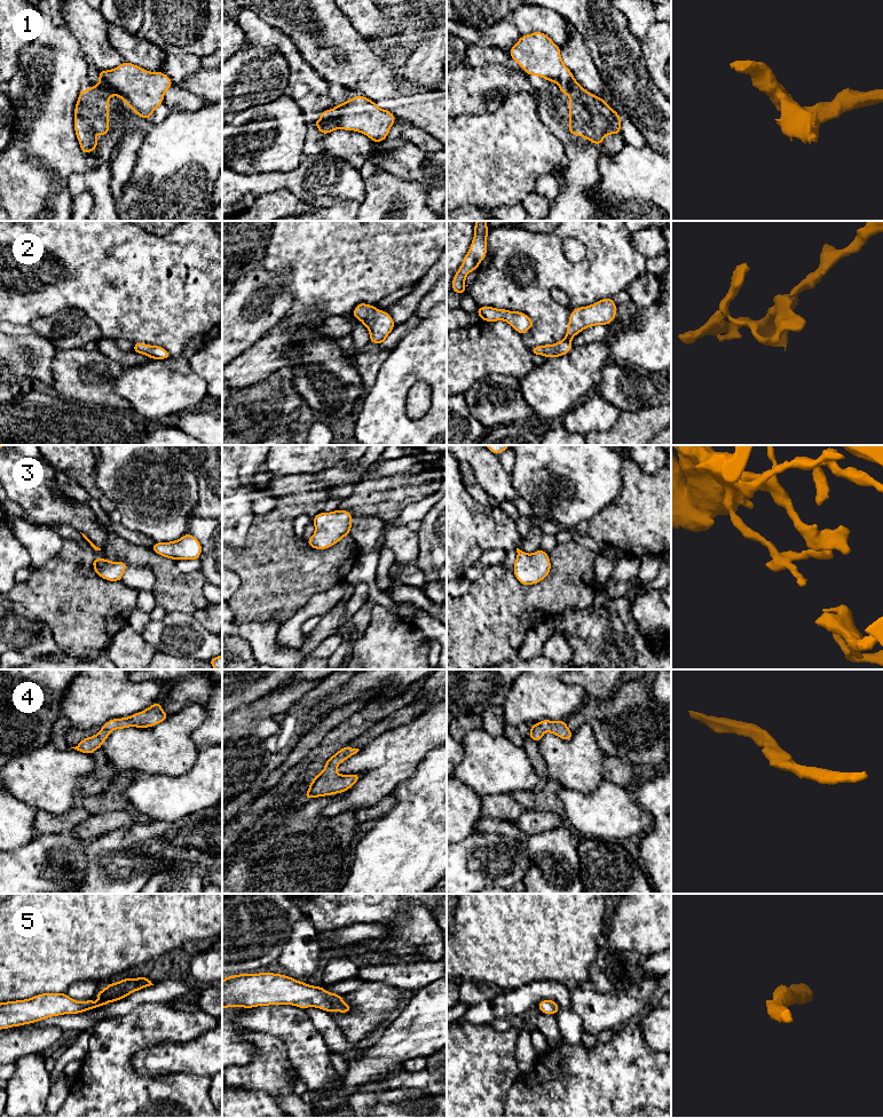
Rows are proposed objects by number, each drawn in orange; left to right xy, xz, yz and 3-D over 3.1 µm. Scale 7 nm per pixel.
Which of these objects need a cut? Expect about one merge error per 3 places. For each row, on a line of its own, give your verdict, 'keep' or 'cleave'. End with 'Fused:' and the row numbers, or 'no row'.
1: cleave
2: keep
3: keep
4: keep
5: keep
Fused: 1

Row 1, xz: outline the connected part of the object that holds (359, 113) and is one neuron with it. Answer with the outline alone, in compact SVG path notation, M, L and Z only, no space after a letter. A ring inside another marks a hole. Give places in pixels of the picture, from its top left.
M355 96L331 110L320 112L322 119L333 119L338 128L365 134L375 143L384 141L395 121L395 114L380 109L373 101Z

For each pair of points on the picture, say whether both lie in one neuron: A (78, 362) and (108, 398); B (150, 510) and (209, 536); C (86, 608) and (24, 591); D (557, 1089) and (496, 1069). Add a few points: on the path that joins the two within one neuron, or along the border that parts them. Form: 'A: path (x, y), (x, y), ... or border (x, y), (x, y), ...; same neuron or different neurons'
A: path (83, 371), (99, 389); same neuron
B: border (195, 514), (188, 521), (188, 530), (186, 532); different neurons
C: path (71, 599), (64, 594), (39, 594); same neuron
D: border (519, 1073), (505, 1100); different neurons

